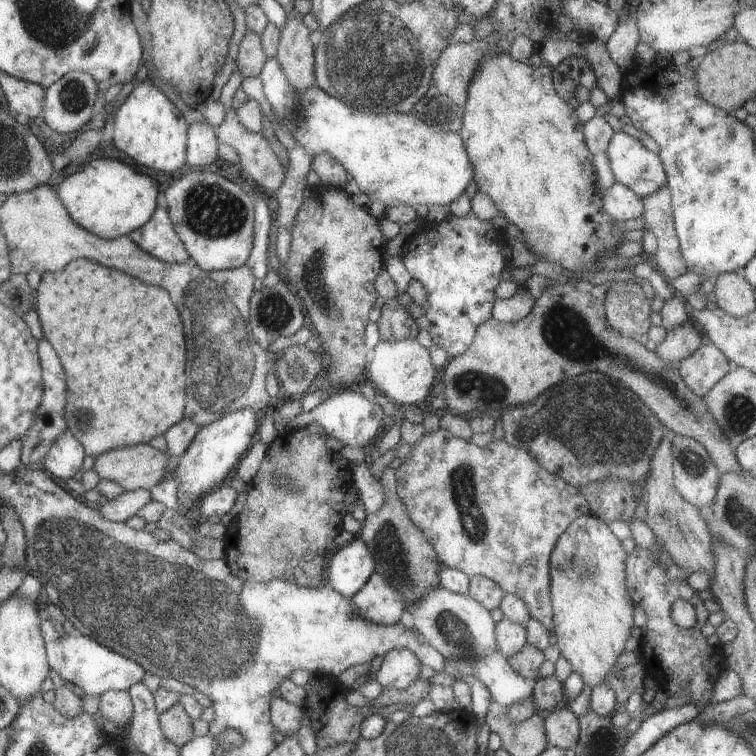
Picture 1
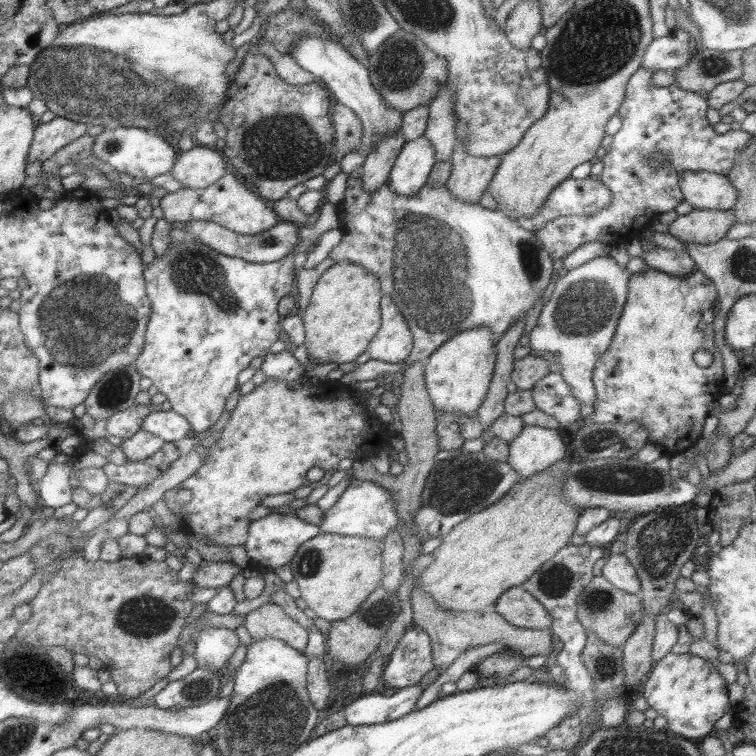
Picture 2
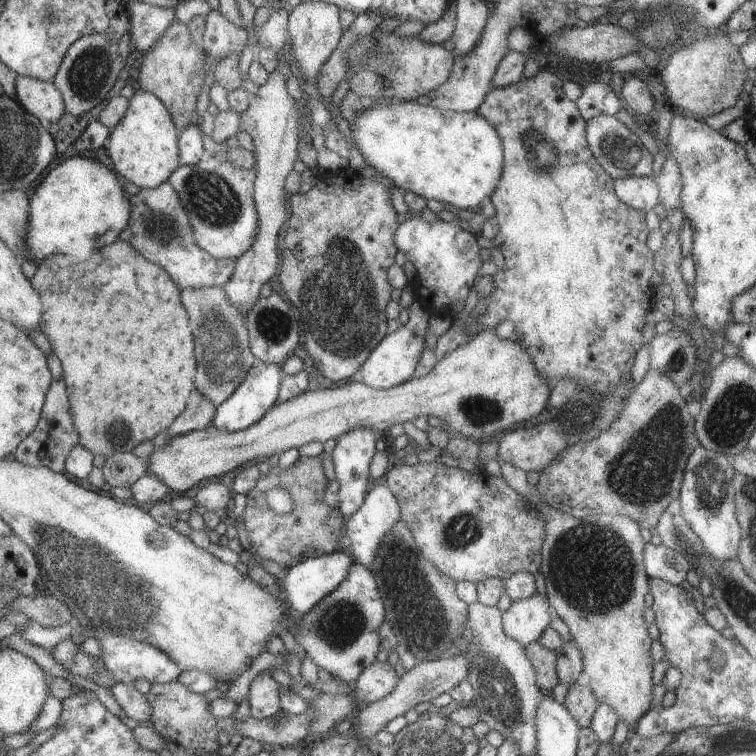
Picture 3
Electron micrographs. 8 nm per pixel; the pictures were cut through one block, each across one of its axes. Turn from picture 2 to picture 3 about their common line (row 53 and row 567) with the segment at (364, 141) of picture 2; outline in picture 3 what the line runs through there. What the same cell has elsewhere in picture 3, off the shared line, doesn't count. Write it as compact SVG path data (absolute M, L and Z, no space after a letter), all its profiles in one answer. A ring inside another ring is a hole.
M338 548L332 554L310 557L289 568L286 578L280 582L281 590L284 590L285 593L282 597L288 604L290 611L296 616L310 612L324 596L334 592L346 580L348 572L350 572L350 566L354 563L352 554L349 554L345 549Z

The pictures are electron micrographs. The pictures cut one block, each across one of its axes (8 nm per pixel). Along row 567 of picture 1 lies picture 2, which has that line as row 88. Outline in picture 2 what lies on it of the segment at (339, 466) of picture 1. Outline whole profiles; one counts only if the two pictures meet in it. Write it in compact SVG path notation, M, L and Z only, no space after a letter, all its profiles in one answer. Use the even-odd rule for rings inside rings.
M249 52L241 62L240 69L233 75L229 84L228 100L220 118L228 128L226 148L221 150L236 168L238 176L264 200L284 199L289 190L314 176L323 174L326 167L334 162L335 129L331 120L330 108L334 102L333 94L324 84L312 82L310 85L294 85L284 82L276 72L273 62L268 57L253 56ZM236 116L244 118L244 124L232 128Z

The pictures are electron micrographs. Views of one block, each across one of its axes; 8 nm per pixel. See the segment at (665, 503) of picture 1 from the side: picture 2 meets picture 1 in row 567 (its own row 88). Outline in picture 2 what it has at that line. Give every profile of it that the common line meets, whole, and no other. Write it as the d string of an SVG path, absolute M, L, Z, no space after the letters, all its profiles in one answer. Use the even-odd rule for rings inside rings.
M698 47L691 53L690 61L684 67L675 70L675 84L694 93L698 93L699 90L710 92L721 82L728 82L740 78L742 71L744 71L743 54L744 50L738 49L730 52L720 52Z

